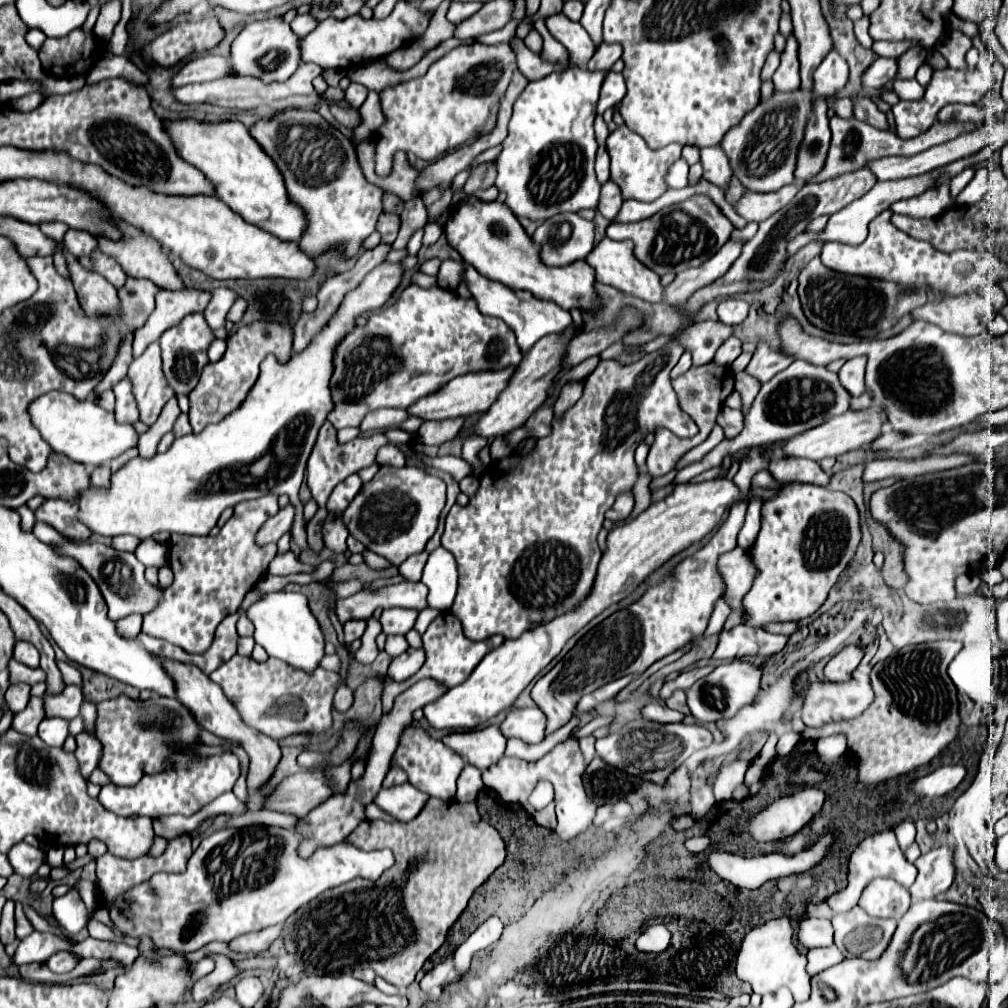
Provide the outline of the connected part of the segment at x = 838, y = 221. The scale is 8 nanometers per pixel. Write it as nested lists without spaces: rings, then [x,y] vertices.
[[[984,148],[984,150],[980,150],[980,152],[976,152],[976,154],[968,156],[968,158],[960,158],[960,160],[956,160],[956,162],[952,162],[952,164],[946,164],[946,166],[942,166],[942,168],[930,170],[930,172],[920,174],[920,176],[910,176],[910,178],[892,180],[892,182],[876,182],[876,184],[872,186],[872,190],[866,192],[862,198],[858,198],[856,202],[850,202],[846,208],[842,208],[840,212],[832,214],[824,232],[820,232],[820,234],[798,234],[796,238],[792,238],[792,240],[788,242],[788,254],[790,254],[790,256],[796,254],[804,244],[808,244],[808,242],[812,242],[812,240],[824,240],[824,242],[836,240],[836,242],[846,242],[846,244],[854,244],[854,246],[856,246],[856,244],[862,244],[862,242],[866,240],[870,220],[876,218],[876,216],[878,216],[880,212],[884,212],[886,208],[890,208],[894,202],[906,200],[906,198],[912,198],[912,196],[918,196],[918,194],[926,192],[926,190],[928,190],[930,186],[934,186],[936,180],[942,178],[942,176],[954,178],[954,176],[960,174],[964,168],[972,168],[972,166],[976,166],[976,164],[986,166],[986,164],[992,160],[992,156],[994,156],[994,152],[992,152],[990,148]]]

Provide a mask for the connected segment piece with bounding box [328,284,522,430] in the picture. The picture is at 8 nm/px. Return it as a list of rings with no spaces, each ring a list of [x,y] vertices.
[[[410,284],[392,306],[376,310],[366,326],[358,326],[336,348],[334,374],[330,382],[334,394],[334,410],[328,414],[328,422],[332,422],[336,430],[346,426],[360,426],[362,418],[370,410],[386,406],[406,410],[420,398],[438,392],[460,374],[502,370],[506,366],[518,366],[520,360],[522,352],[518,352],[512,330],[500,318],[484,316],[472,298],[460,298],[456,292],[438,286],[424,290],[416,284]]]

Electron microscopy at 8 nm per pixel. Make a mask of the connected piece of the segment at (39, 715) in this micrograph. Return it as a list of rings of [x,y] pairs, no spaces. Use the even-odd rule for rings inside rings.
[[[32,696],[28,706],[18,712],[14,716],[14,722],[12,722],[12,728],[14,730],[20,730],[28,736],[36,736],[36,730],[38,730],[38,724],[46,718],[46,712],[44,712],[44,698],[40,696]]]

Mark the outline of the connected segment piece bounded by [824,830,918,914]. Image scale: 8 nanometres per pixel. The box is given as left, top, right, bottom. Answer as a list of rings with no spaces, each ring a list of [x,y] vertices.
[[[884,830],[884,832],[878,832],[878,834],[874,834],[874,836],[864,838],[864,840],[856,846],[856,850],[852,852],[850,862],[848,862],[848,886],[846,886],[842,892],[832,894],[832,896],[826,898],[824,902],[830,906],[830,910],[832,910],[834,914],[846,912],[846,910],[850,910],[850,908],[854,908],[854,906],[858,904],[858,898],[860,898],[864,886],[866,886],[872,878],[876,878],[876,876],[892,878],[892,880],[900,882],[904,888],[910,888],[912,882],[916,880],[916,874],[918,874],[916,866],[910,864],[910,862],[904,858],[904,852],[900,850],[894,832],[892,832],[892,830]]]

